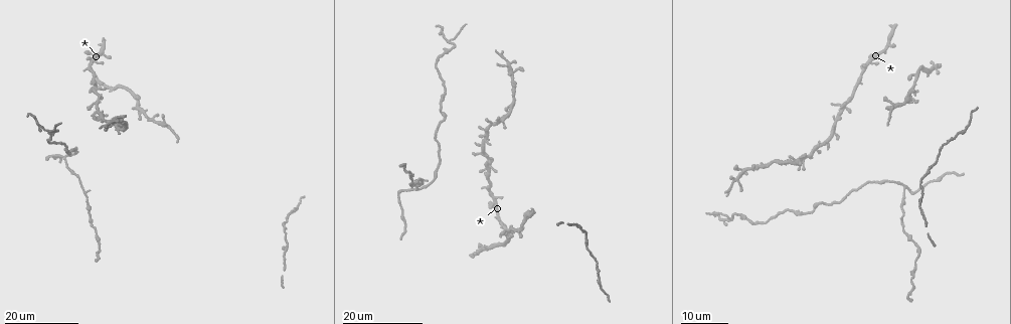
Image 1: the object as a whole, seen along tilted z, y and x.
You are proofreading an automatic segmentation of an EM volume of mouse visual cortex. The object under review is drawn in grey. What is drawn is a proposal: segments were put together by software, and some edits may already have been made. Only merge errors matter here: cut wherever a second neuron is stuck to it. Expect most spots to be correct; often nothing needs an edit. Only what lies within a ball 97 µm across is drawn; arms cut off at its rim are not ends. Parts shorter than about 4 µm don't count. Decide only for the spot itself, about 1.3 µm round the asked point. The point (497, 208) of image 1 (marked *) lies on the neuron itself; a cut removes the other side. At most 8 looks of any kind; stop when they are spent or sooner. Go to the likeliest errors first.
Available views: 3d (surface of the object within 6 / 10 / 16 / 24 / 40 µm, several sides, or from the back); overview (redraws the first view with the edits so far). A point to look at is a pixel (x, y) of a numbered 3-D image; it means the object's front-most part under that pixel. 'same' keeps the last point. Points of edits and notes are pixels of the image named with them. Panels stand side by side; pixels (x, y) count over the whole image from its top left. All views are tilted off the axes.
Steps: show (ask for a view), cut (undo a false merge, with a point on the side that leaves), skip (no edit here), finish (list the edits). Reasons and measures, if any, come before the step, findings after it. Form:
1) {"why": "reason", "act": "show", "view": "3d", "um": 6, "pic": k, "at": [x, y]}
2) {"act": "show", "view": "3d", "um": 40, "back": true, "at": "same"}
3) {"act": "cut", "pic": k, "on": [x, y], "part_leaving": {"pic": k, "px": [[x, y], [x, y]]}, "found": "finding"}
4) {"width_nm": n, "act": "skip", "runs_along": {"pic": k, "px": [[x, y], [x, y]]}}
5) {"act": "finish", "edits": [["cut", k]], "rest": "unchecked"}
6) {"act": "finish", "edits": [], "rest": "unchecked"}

{"why": "three arms meet", "act": "show", "view": "3d", "um": 16, "pic": 1, "at": [906, 187]}

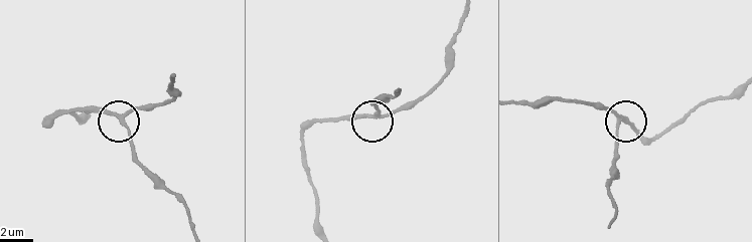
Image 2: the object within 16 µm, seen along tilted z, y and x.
{"why": "zoom in", "act": "show", "view": "3d", "um": 10, "pic": 2, "at": [617, 124]}

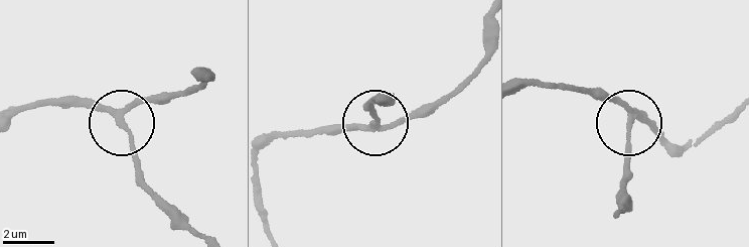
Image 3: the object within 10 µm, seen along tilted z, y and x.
{"act": "skip", "runs_along": {"pic": 3, "px": [[209, 76], [178, 97], [136, 102], [120, 122], [72, 102]]}, "found": "one neuron here"}

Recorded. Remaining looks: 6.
{"why": "looks like a crossing", "act": "show", "view": "3d", "um": 24, "pic": 1, "at": [492, 124]}

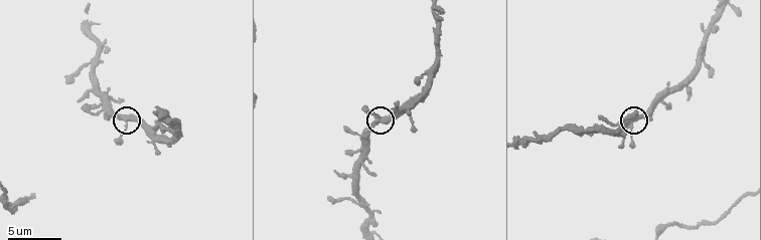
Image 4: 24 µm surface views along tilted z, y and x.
{"why": "closer look", "act": "show", "view": "3d", "um": 10, "pic": 4, "at": [381, 117]}

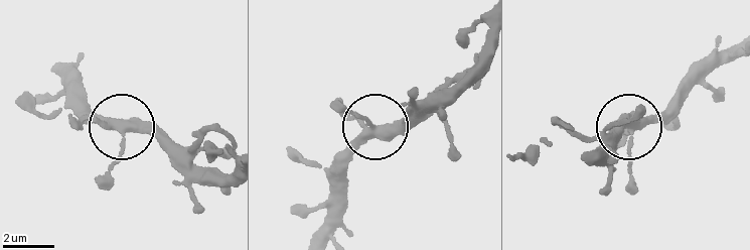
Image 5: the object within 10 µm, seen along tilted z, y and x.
{"side_arm_um": 26, "act": "skip", "found": "continuous, no second neuron"}

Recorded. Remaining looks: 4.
{"why": "calibre changes", "act": "show", "view": "3d", "um": 24, "pic": 1, "at": [500, 218]}

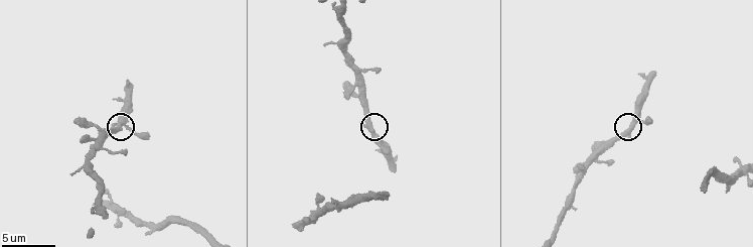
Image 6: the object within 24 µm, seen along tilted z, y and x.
{"act": "show", "view": "3d", "um": 10, "pic": 6, "at": [633, 126]}

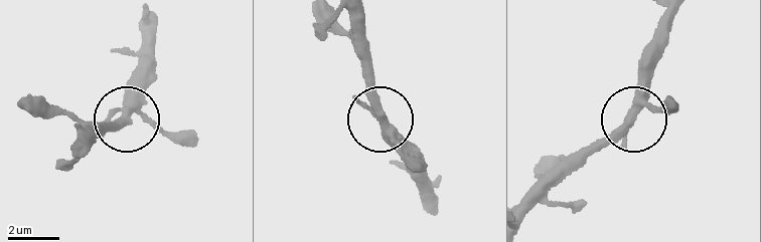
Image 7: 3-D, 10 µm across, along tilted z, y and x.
{"width_nm": 320, "act": "skip", "runs_along": {"pic": 7, "px": [[364, 43], [376, 112], [398, 149], [423, 171]]}, "found": "continuous, no second neuron"}

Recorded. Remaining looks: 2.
{"why": "sudden change in width", "act": "show", "view": "3d", "um": 24, "pic": 1, "at": [586, 236]}

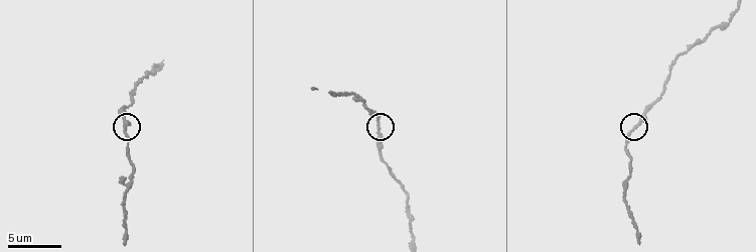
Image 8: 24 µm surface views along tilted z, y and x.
{"why": "zoom in", "act": "show", "view": "3d", "um": 10, "pic": 8, "at": [124, 126]}

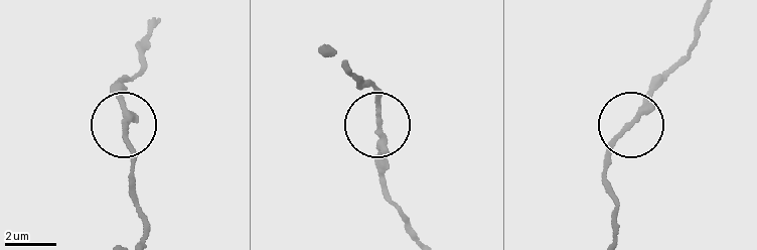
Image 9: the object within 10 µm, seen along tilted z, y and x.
{"act": "skip", "found": "continuous, no second neuron"}

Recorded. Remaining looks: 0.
{"act": "finish", "edits": [], "rest": "unchecked"}

